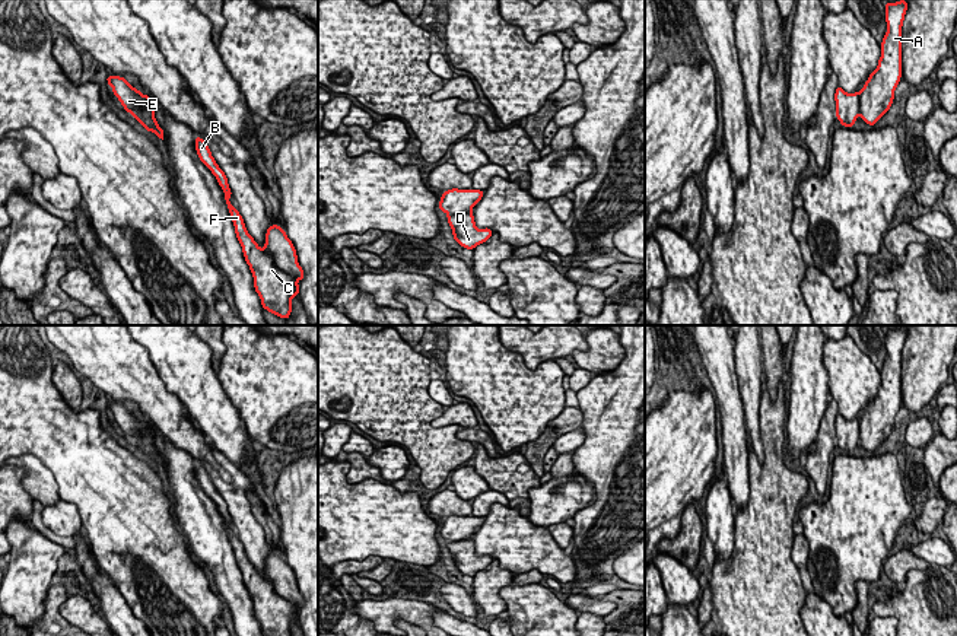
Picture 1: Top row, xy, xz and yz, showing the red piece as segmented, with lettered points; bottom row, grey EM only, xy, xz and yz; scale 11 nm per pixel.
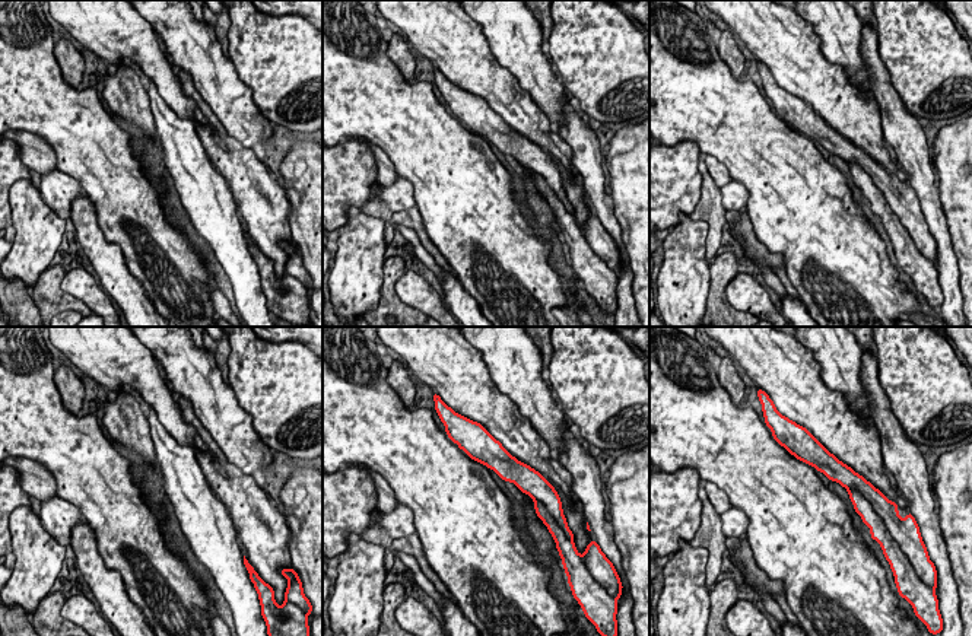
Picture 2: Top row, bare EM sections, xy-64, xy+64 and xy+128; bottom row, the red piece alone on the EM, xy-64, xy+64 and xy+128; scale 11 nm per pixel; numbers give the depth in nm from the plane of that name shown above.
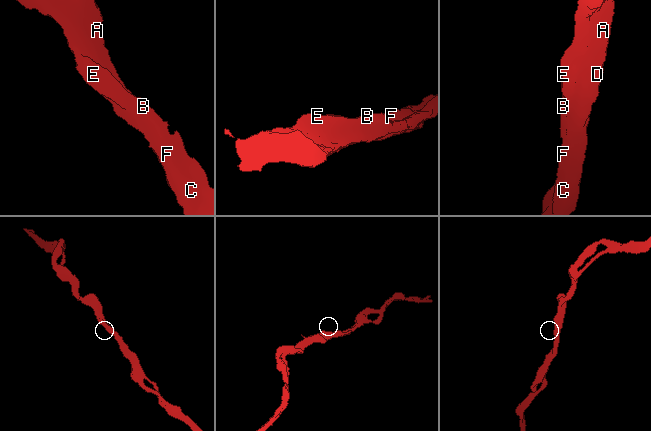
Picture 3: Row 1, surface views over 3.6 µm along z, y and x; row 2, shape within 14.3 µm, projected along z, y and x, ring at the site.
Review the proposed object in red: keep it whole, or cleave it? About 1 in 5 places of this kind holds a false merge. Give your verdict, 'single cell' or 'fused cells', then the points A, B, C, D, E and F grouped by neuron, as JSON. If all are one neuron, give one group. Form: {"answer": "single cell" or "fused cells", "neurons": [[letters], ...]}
{"answer": "single cell", "neurons": [["A", "B", "C", "D", "E", "F"]]}

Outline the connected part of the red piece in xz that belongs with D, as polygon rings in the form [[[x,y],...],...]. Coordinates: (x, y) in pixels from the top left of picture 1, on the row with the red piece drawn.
[[[451,188],[441,195],[438,207],[448,214],[446,220],[452,228],[452,236],[462,248],[474,249],[493,235],[489,228],[477,229],[471,213],[483,195],[484,191],[473,188]]]

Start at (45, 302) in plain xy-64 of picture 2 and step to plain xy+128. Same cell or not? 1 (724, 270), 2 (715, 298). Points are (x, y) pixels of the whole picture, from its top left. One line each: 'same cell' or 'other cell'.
1: same cell
2: same cell

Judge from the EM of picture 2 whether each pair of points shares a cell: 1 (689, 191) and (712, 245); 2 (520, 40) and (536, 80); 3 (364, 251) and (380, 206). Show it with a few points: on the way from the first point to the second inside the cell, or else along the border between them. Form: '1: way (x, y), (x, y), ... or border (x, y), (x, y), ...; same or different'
1: border (698, 202), (689, 215); different
2: way (520, 50), (533, 70); same
3: border (361, 209), (384, 222), (384, 242), (387, 245); different

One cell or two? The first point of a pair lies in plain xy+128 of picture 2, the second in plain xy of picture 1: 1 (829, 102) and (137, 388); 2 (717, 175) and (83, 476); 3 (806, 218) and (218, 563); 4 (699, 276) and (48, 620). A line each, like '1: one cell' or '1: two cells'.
1: one cell
2: two cells
3: two cells
4: two cells

